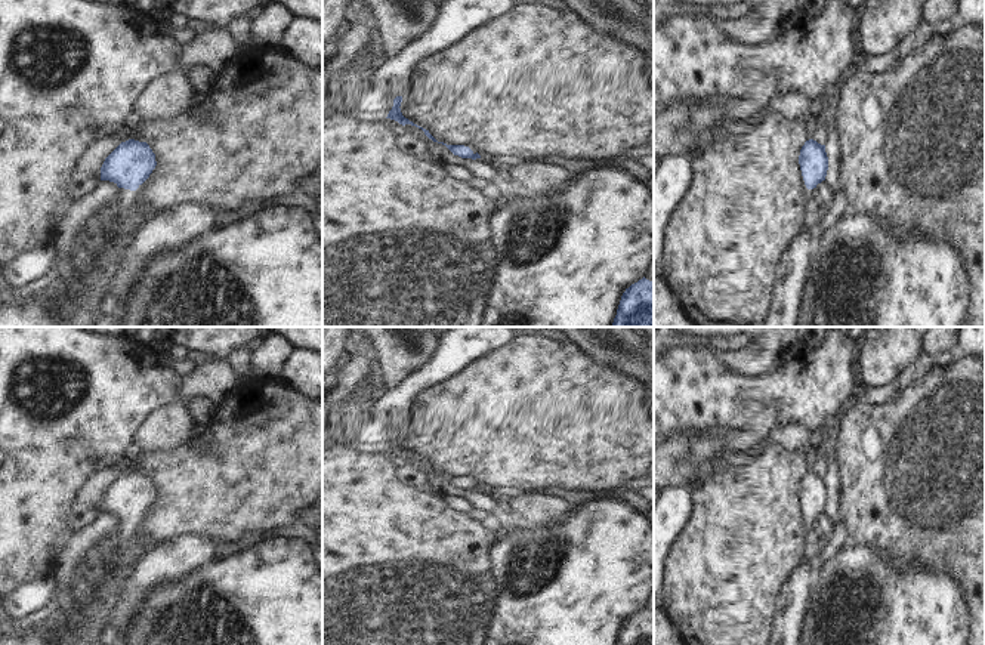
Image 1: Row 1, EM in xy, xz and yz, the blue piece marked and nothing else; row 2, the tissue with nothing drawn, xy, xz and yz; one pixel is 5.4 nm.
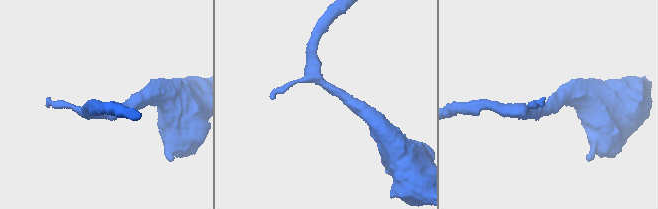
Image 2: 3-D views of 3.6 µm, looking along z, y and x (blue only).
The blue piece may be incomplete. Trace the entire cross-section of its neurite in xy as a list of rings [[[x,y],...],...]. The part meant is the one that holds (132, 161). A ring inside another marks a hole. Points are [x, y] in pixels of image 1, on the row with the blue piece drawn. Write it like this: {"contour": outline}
{"contour": [[[135,139],[121,142],[105,158],[101,167],[101,180],[114,182],[120,188],[115,217],[118,223],[133,215],[136,195],[155,166],[155,154],[149,145]]]}

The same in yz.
{"contour": [[[813,139],[806,141],[800,149],[799,164],[810,206],[816,206],[816,185],[825,180],[828,170],[825,145],[821,145]]]}

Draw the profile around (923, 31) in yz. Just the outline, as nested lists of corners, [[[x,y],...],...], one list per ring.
[[[954,16],[951,19],[938,22],[938,24],[927,24],[921,21],[917,28],[907,37],[904,37],[896,49],[901,58],[910,55],[915,47],[924,44],[935,33],[947,34],[955,28],[958,28],[961,19]]]

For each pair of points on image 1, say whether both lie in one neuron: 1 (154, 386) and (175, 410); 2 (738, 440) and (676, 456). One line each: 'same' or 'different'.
1: different
2: same

